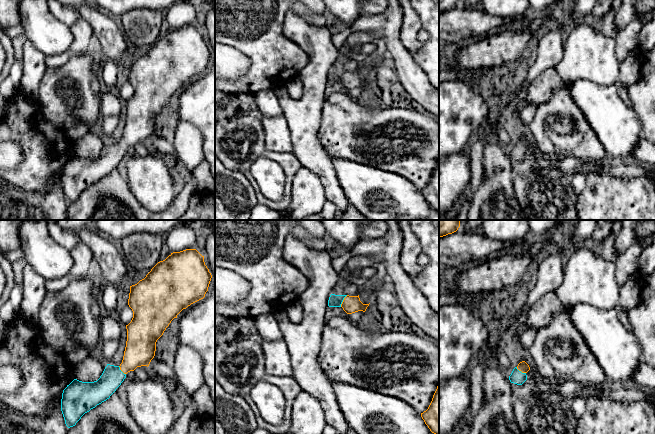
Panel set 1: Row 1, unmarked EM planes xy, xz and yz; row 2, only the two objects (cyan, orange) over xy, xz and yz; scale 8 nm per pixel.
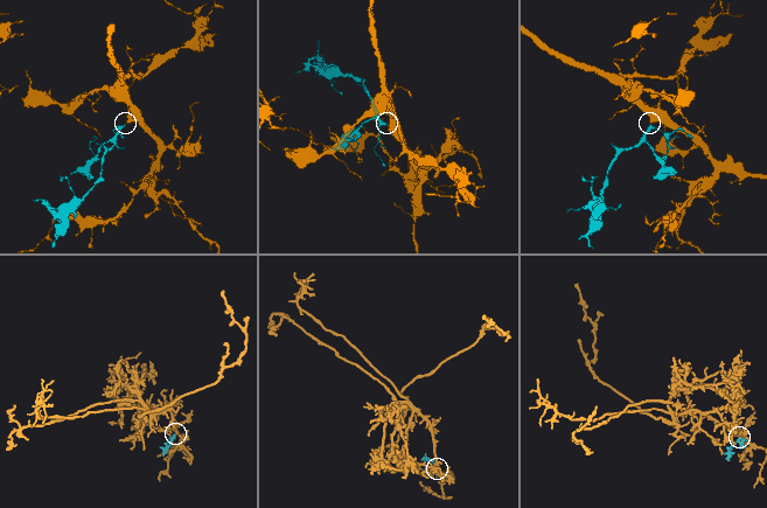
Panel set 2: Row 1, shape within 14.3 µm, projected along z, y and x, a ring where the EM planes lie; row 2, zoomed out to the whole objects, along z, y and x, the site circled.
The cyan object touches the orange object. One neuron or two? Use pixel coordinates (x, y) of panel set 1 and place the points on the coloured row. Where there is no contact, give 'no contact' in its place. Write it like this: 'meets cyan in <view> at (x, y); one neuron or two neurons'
meets cyan in xz at (342, 301); one neuron

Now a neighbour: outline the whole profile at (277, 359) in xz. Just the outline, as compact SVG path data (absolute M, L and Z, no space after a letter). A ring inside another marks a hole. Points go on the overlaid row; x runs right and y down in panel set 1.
M283 339L275 341L262 340L265 355L265 372L268 375L292 376L288 347Z

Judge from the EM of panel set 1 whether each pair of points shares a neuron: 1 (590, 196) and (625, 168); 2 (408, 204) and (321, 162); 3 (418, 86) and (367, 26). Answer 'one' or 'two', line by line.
1: two
2: two
3: one

